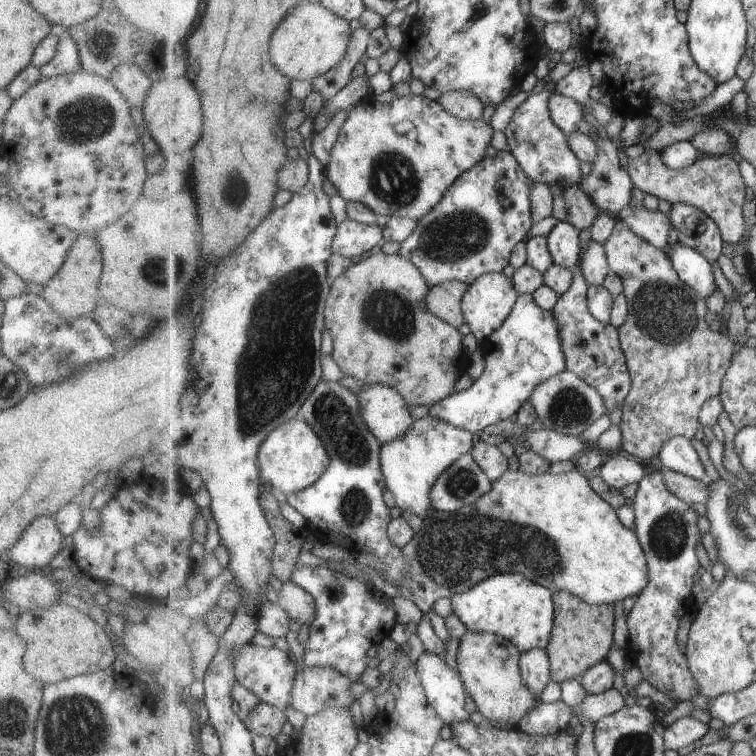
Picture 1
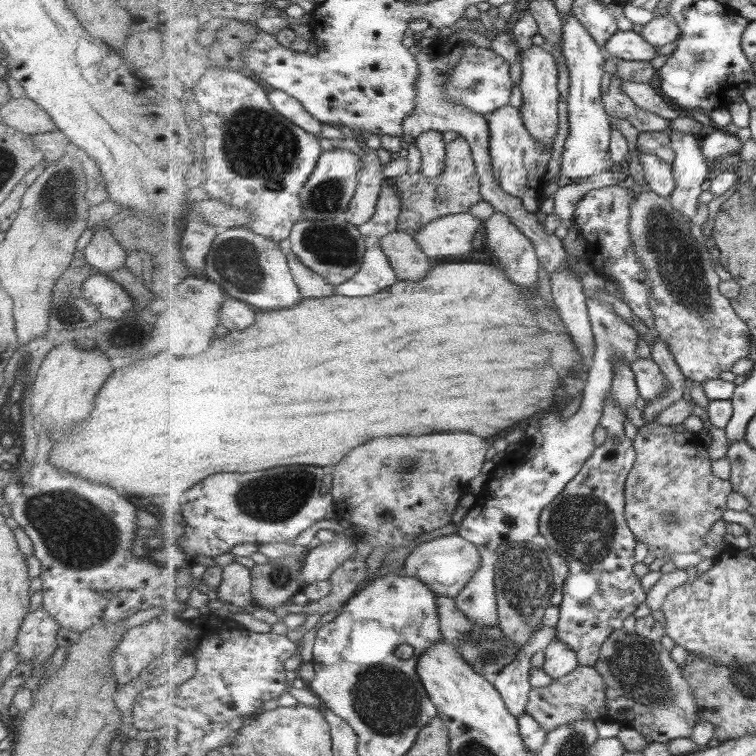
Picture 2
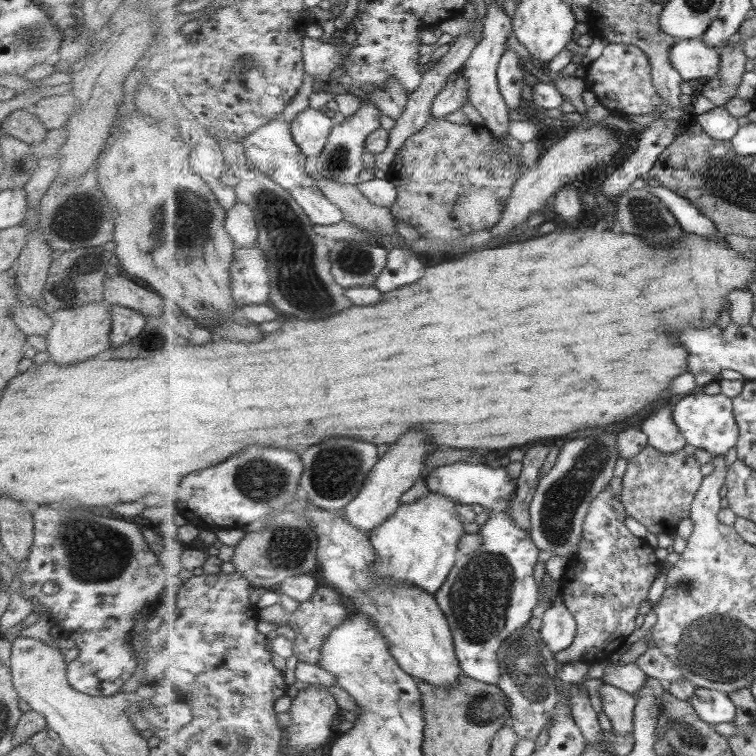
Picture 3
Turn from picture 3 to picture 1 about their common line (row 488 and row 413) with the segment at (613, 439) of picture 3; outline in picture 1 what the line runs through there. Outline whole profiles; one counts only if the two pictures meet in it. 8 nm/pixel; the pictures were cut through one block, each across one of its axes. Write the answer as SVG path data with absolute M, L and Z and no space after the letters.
M561 371L538 384L530 400L535 407L543 428L554 430L564 435L579 436L603 414L607 414L605 401L589 383L571 371Z

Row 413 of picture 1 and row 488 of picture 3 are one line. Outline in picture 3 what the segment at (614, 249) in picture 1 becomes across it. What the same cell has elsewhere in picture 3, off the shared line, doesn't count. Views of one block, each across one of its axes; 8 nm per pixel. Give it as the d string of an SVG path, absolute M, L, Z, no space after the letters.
M648 444L643 452L629 461L622 478L622 503L628 516L642 523L648 532L675 534L681 520L691 519L692 504L705 477L701 464L693 455L684 451L665 454Z

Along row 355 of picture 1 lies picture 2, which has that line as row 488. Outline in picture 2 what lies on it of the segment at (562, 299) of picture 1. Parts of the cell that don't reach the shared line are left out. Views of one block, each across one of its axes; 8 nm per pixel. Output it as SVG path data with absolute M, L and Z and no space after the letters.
M607 394L606 398L600 426L607 430L607 439L593 452L593 456L568 487L545 508L540 520L540 532L546 544L568 560L570 566L569 578L562 589L564 598L559 605L560 620L555 627L558 632L556 638L565 642L578 655L580 665L589 667L598 664L603 643L613 632L623 628L623 620L635 614L639 604L648 598L648 594L641 588L639 576L633 573L633 566L637 564L635 546L638 540L626 518L626 482L636 464L637 451L634 439L625 436L623 424L628 420L625 411L615 403L612 394Z

